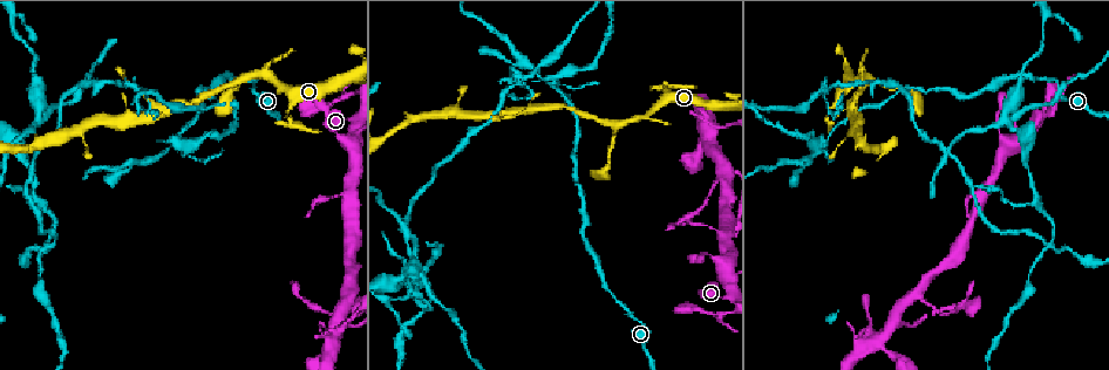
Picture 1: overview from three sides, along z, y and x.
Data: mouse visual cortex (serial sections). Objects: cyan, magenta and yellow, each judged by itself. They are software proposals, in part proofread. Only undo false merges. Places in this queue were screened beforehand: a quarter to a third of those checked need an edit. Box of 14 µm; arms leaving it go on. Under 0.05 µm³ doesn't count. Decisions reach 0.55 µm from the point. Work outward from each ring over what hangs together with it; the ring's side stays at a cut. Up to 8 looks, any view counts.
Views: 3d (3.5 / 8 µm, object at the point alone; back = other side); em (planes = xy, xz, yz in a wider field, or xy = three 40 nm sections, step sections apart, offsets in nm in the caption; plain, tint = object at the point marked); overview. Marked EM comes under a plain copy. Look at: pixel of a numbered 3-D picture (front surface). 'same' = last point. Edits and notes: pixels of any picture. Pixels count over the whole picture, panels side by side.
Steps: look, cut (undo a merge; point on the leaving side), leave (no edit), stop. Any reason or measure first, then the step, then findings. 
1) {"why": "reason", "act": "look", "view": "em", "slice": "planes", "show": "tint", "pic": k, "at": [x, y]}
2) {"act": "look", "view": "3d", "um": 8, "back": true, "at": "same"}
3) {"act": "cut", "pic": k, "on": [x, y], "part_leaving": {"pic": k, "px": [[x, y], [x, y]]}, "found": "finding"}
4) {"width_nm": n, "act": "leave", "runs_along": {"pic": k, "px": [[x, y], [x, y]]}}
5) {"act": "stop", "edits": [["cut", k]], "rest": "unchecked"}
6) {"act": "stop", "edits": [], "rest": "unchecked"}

{"why": "a fork", "act": "look", "view": "em", "slice": "xy", "step": 2, "show": "tint", "pic": 1, "at": [348, 97]}

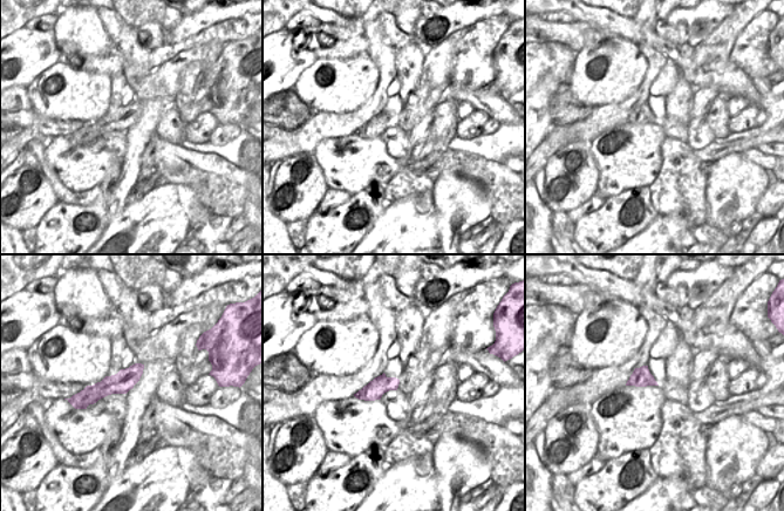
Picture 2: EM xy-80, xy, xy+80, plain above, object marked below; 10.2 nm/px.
{"act": "look", "view": "3d", "um": 3.5, "at": "same"}

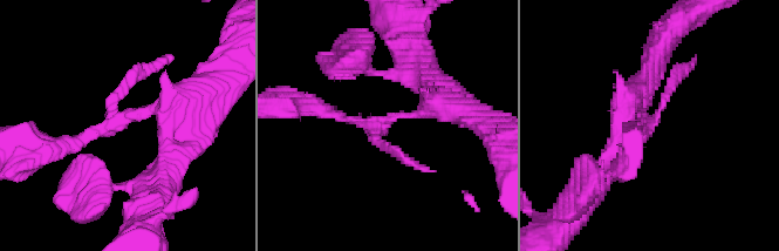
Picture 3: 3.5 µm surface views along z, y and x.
{"act": "leave", "runs_along": {"pic": 3, "px": [[175, 127], [154, 108], [49, 151]]}, "found": "one cell here"}

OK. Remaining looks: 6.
{"act": "look", "view": "3d", "um": 3.5, "back": true, "pic": 1, "at": [996, 118]}

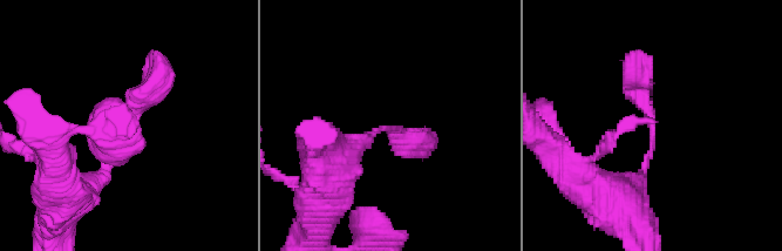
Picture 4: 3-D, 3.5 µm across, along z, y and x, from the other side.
{"arm_widths_nm": [250, 300], "act": "look", "view": "em", "slice": "xy", "step": 2, "show": "tint", "pic": 4, "at": [385, 127]}

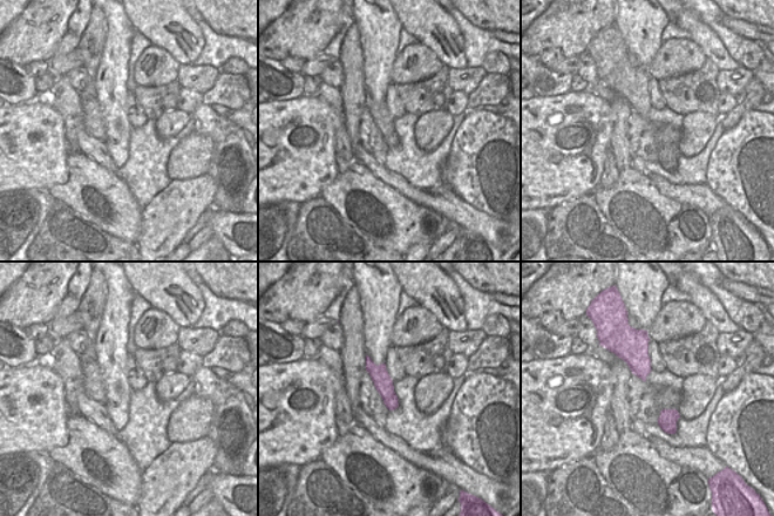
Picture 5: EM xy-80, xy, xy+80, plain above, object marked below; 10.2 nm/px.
{"act": "leave", "runs_along": {"pic": 5, "px": [[368, 362], [380, 377], [393, 406]]}, "found": "one cell here"}

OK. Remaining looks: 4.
{"why": "abrupt turn", "act": "look", "view": "3d", "um": 3.5, "pic": 1, "at": [825, 115]}

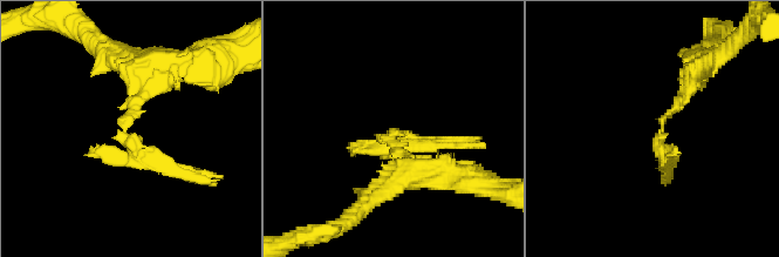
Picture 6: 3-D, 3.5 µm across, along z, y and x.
{"act": "look", "view": "em", "slice": "xy", "step": 5, "show": "tint", "pic": 6, "at": [662, 136]}

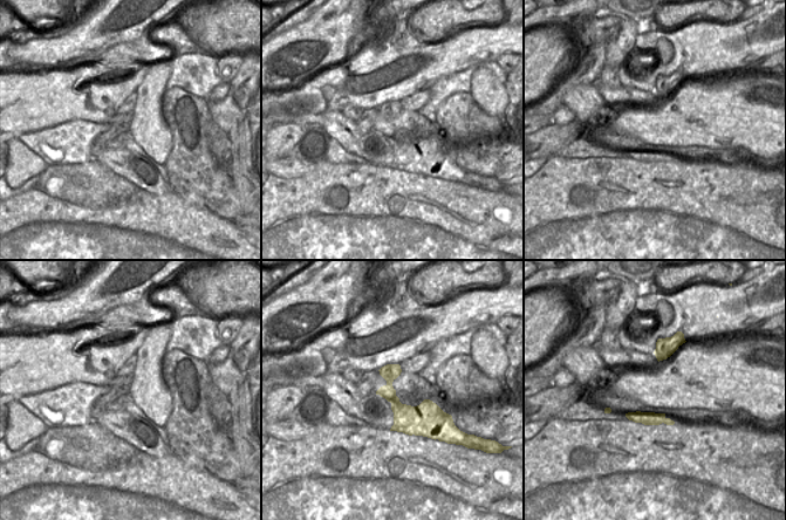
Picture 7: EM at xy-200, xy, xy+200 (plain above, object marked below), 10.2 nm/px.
{"act": "cut", "pic": 6, "on": [142, 149], "part_leaving": {"pic": 6, "px": [[129, 112], [136, 155], [193, 177]]}, "found": "two cells meet here"}

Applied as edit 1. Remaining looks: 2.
{"act": "stop", "edits": [["cut", 6]], "rest": "unchecked"}

